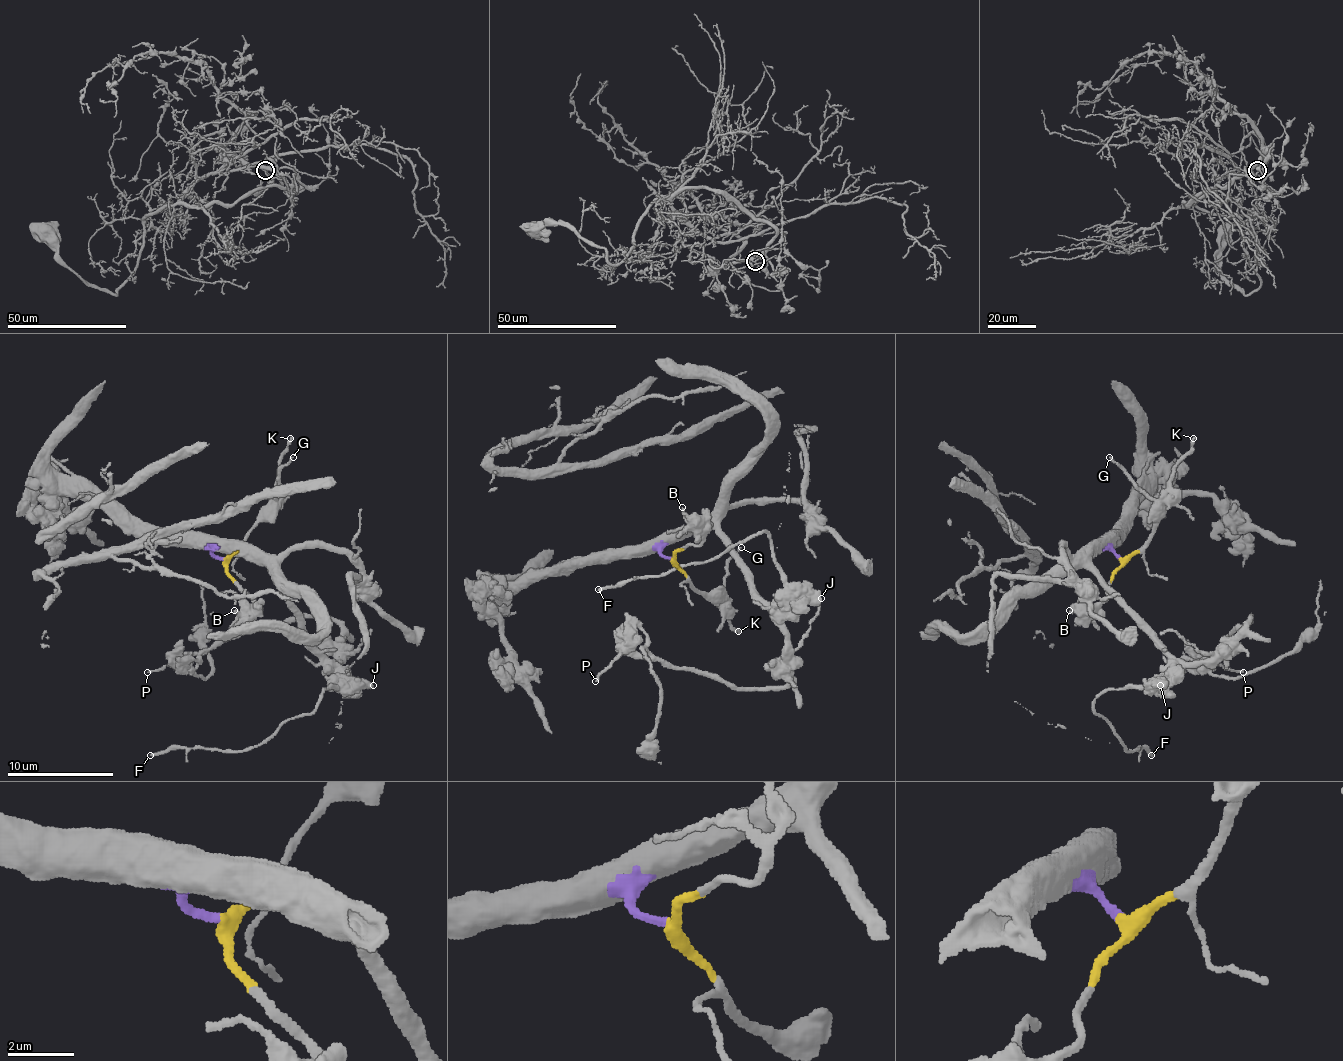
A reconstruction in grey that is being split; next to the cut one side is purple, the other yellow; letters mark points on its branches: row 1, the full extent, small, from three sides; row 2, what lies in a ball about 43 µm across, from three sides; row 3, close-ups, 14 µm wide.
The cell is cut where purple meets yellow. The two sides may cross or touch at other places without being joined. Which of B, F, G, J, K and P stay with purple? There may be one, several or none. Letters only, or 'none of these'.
F, J, P

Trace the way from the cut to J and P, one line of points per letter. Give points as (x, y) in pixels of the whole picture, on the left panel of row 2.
J: (224, 560), (213, 555), (221, 550), (240, 550), (264, 566), (299, 616), (299, 630), (349, 675), (373, 686)
P: (224, 560), (213, 555), (240, 550), (264, 566), (301, 632), (336, 662), (331, 619), (288, 616), (147, 673)

